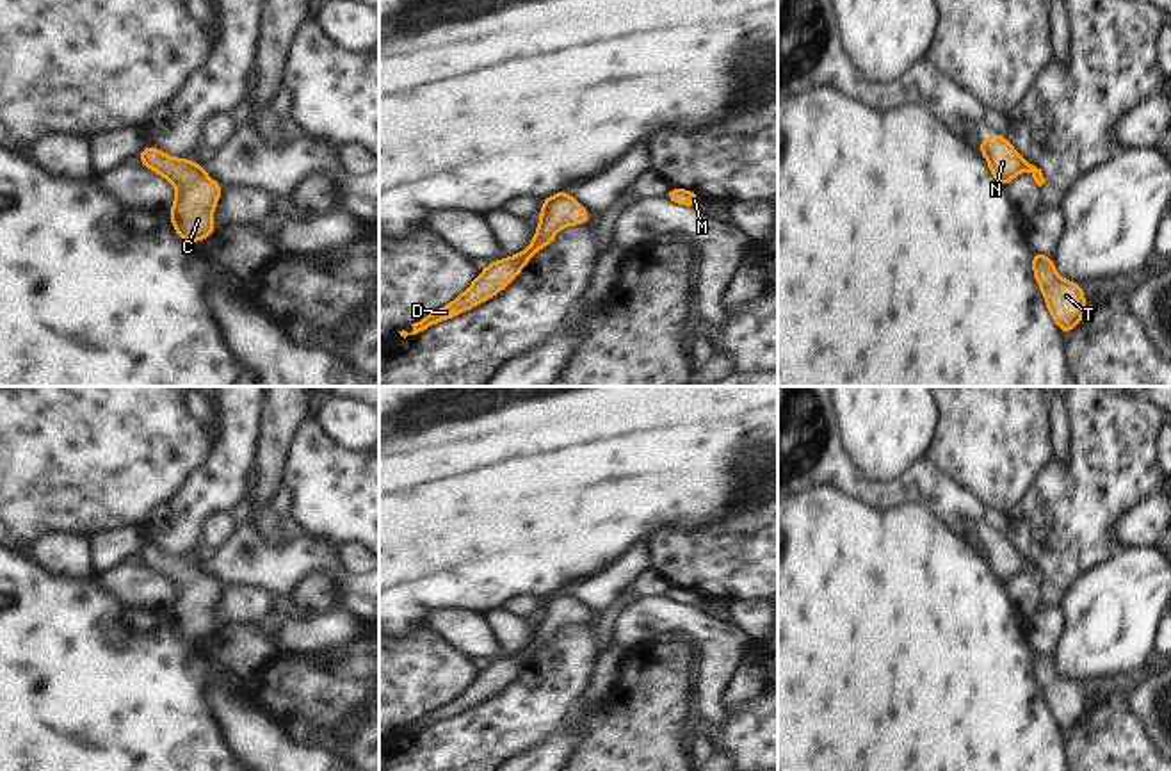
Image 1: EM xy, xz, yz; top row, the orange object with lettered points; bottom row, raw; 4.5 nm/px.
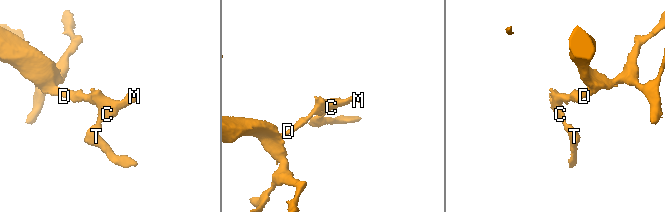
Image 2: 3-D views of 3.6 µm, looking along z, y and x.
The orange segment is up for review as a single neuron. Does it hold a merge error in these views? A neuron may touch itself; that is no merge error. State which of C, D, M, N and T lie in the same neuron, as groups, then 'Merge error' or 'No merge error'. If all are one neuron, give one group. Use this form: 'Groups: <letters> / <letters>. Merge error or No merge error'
Groups: C D M N T. No merge error

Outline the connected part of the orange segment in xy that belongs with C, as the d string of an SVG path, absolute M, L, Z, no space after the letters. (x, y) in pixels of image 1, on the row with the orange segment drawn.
M151 144L141 150L137 160L174 185L176 201L167 217L178 237L198 244L215 233L212 210L219 203L224 185L210 180L201 162L190 164L189 157L171 158Z

